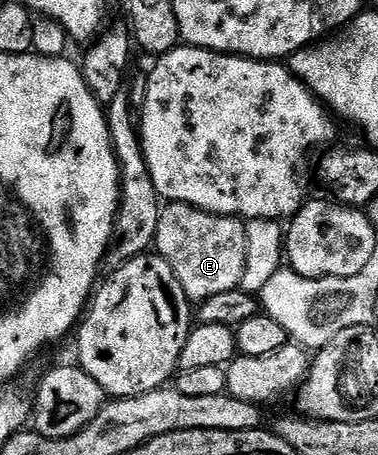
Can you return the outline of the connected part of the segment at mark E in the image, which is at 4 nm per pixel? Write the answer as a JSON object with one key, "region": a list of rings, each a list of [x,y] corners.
{"region":[[[168,203],[161,206],[158,217],[158,233],[154,244],[155,254],[161,255],[174,269],[182,289],[189,300],[203,301],[215,294],[237,290],[240,279],[246,273],[246,257],[248,256],[248,228],[245,220],[235,215],[215,215],[200,211],[185,203]]]}

